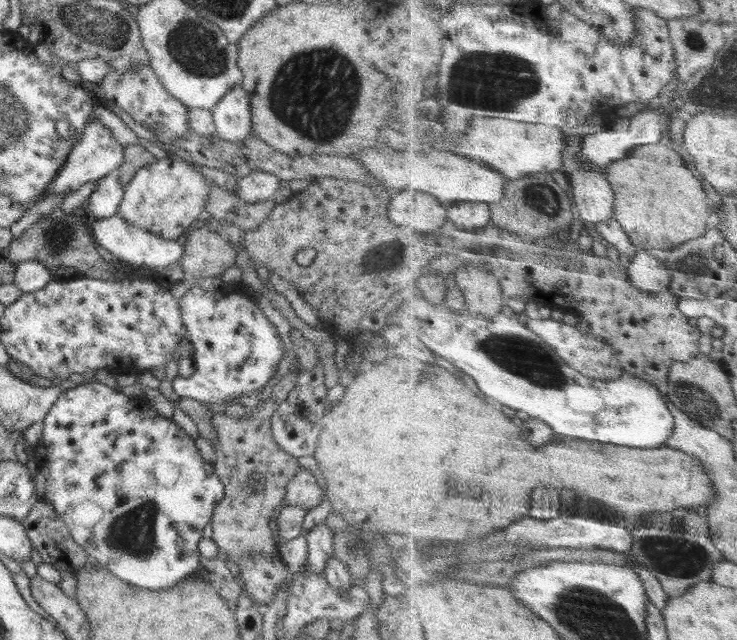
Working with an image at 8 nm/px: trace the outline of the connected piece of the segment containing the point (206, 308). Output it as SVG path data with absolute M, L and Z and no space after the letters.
M198 284L188 288L186 293L178 300L180 304L180 310L182 310L181 318L182 324L184 324L184 330L186 330L186 337L189 339L192 347L194 347L192 359L194 361L194 366L196 367L196 372L186 379L183 379L179 376L173 380L172 384L176 394L178 394L180 397L192 398L200 402L214 402L214 404L224 404L229 402L232 403L232 400L236 400L236 398L242 398L242 396L246 396L246 394L258 392L260 388L264 388L264 386L268 384L268 380L274 376L274 372L276 372L276 368L278 368L278 364L280 364L280 360L282 360L282 356L284 356L284 345L280 339L280 336L278 335L278 331L276 331L276 327L274 327L272 322L268 320L268 318L264 315L264 313L262 313L258 306L249 304L247 297L240 295L240 292L236 294L236 288L224 288L224 292L220 292L219 289L210 291L203 290L201 287L198 287Z

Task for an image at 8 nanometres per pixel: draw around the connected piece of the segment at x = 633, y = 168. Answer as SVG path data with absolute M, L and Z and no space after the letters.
M658 143L636 147L624 160L607 167L607 176L616 190L615 218L618 219L633 243L648 251L667 251L706 235L713 222L716 210L706 194L702 181L686 166L686 160L680 152L668 147L667 143Z

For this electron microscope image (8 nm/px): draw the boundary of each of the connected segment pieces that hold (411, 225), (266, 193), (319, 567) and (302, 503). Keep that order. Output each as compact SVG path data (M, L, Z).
M397 191L392 193L387 216L396 226L406 229L420 229L425 233L445 229L449 218L449 205L441 202L437 196L424 191Z
M258 171L238 179L235 196L243 204L257 204L274 199L282 188L281 179L272 173Z
M321 522L307 533L306 538L310 570L316 575L323 575L327 561L333 558L334 532Z
M303 466L286 484L285 499L288 500L289 506L298 506L302 510L310 511L321 504L322 498L323 490L316 483L312 472Z

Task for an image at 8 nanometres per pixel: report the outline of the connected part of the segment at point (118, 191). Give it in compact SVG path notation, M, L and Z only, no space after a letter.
M106 175L98 180L85 203L86 213L94 216L91 219L103 219L118 213L123 200L123 185L116 177Z

